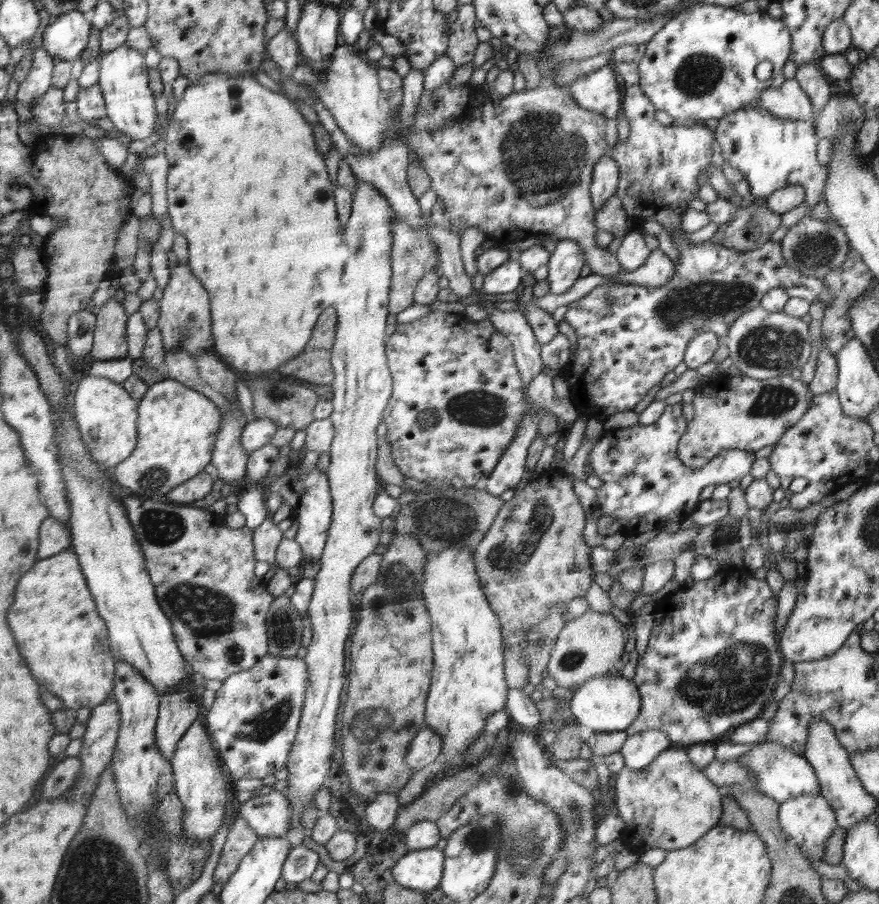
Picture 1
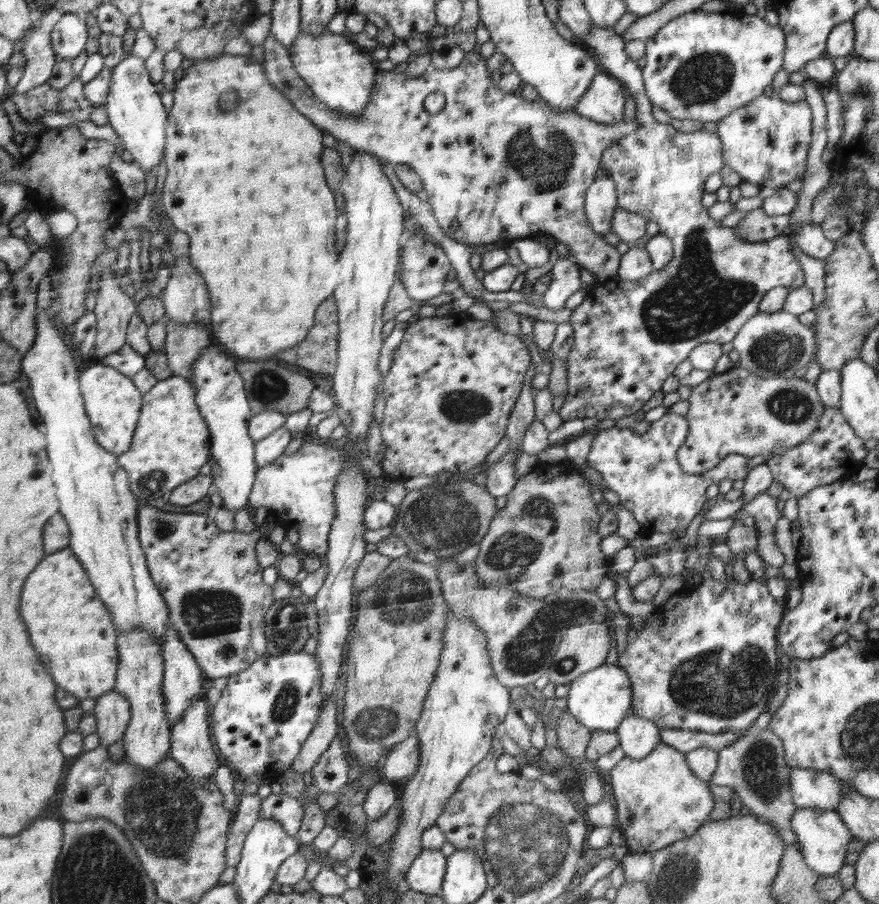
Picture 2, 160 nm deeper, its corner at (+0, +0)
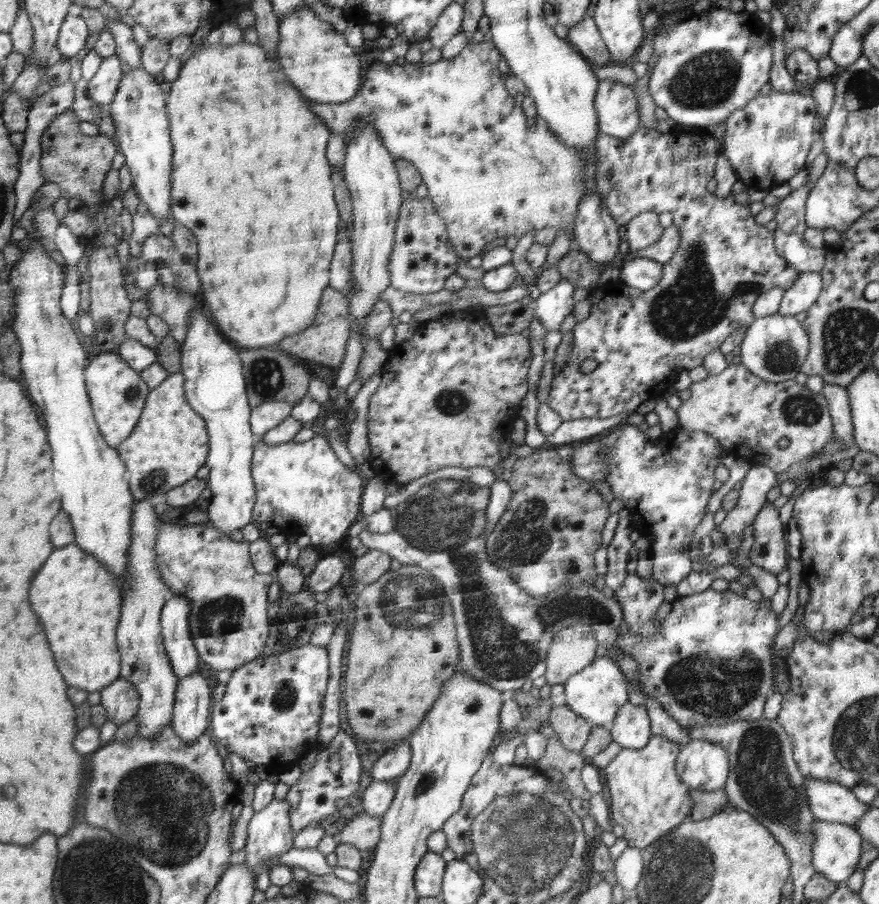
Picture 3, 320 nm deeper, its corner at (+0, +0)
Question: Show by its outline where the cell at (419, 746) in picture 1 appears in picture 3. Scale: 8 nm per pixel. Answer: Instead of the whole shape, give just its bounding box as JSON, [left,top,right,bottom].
[370,737,411,782]

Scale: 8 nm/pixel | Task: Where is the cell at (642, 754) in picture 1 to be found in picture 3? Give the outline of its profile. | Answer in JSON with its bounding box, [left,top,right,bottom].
[610,703,653,749]

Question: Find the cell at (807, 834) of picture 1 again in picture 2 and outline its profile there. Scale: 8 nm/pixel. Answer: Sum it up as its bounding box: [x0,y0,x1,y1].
[791,808,854,876]

